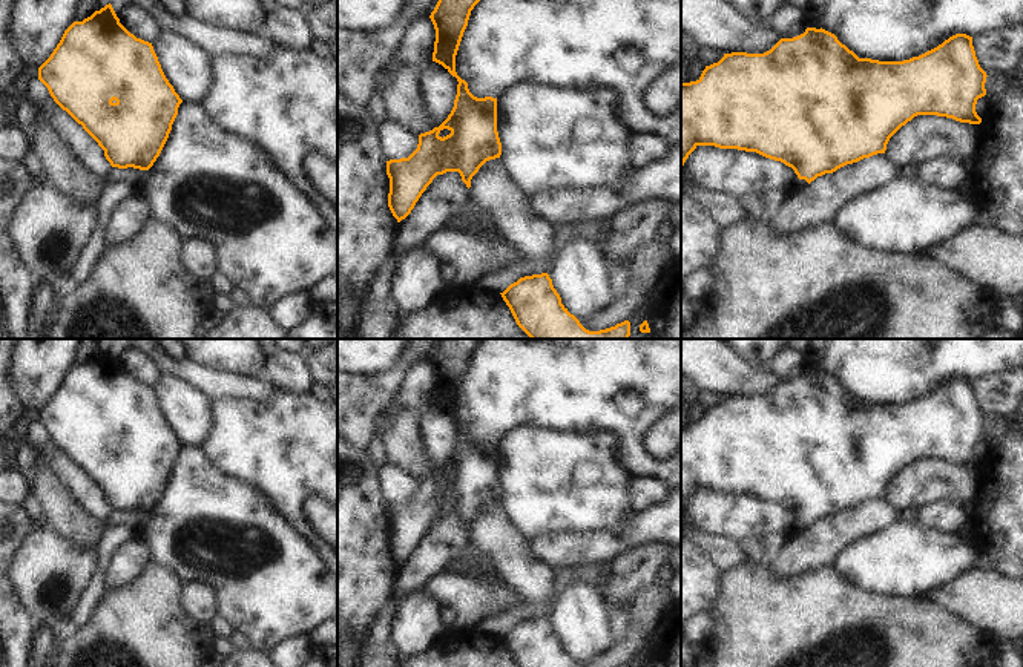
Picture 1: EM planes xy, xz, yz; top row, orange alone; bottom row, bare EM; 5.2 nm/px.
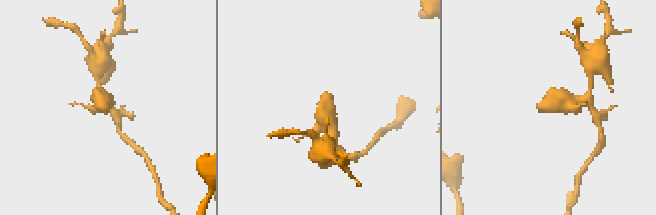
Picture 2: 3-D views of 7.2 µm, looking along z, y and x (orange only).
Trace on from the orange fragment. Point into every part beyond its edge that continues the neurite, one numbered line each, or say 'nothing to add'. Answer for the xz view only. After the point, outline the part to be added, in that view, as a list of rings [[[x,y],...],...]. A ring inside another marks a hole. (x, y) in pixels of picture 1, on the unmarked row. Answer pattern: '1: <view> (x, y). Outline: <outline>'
nothing to add.

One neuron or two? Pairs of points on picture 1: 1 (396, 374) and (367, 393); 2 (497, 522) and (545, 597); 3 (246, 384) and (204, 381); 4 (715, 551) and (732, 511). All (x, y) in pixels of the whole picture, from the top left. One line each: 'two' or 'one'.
1: one
2: one
3: one
4: two

